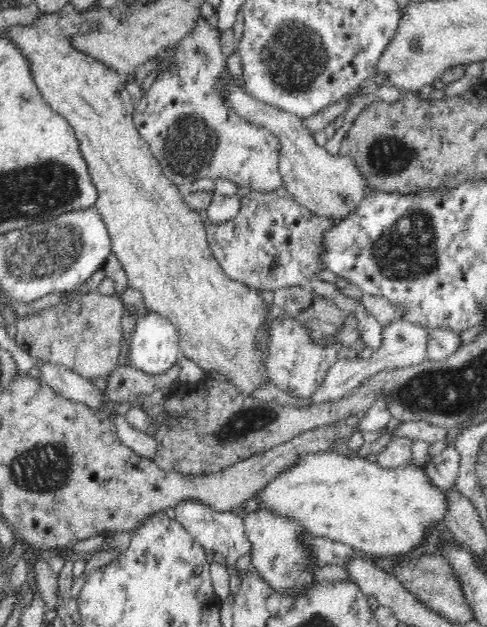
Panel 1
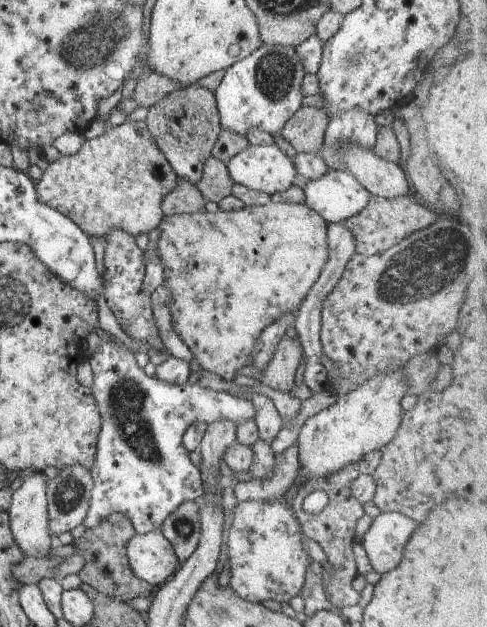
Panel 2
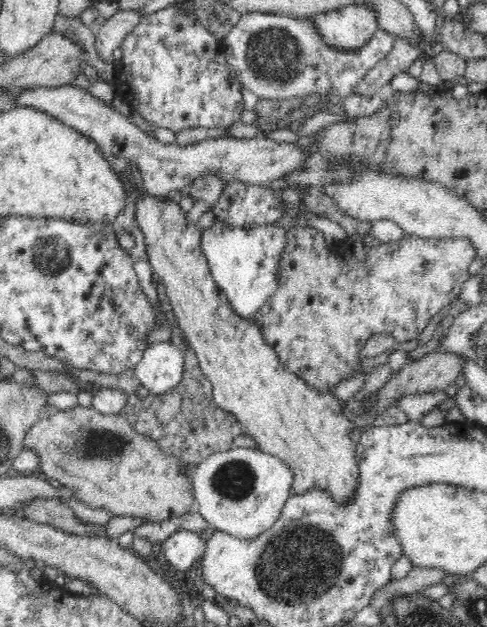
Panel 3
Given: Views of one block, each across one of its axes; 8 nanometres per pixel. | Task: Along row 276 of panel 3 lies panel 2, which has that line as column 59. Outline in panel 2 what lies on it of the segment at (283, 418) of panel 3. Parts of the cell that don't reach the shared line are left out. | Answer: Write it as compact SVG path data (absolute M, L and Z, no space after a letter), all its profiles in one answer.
M144 121L124 122L120 126L108 125L106 132L94 140L86 140L72 156L60 156L52 162L37 184L38 200L64 216L68 216L91 240L105 240L110 230L120 228L137 237L158 229L162 218L162 198L176 188L177 175L170 162L158 149Z

